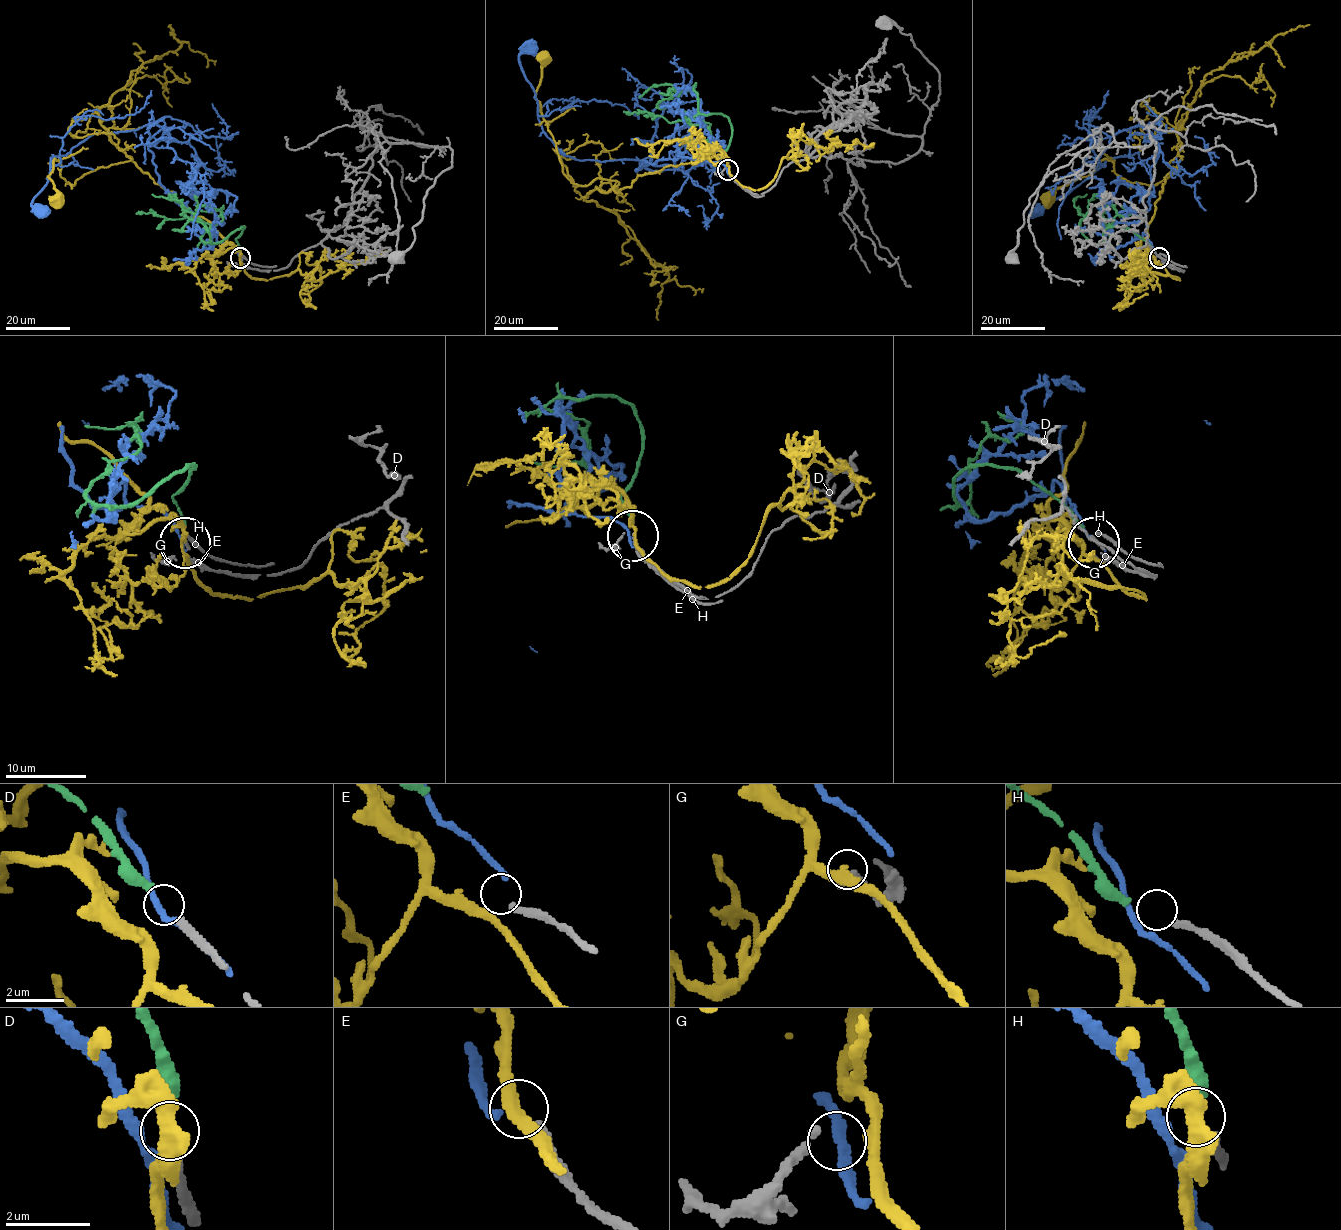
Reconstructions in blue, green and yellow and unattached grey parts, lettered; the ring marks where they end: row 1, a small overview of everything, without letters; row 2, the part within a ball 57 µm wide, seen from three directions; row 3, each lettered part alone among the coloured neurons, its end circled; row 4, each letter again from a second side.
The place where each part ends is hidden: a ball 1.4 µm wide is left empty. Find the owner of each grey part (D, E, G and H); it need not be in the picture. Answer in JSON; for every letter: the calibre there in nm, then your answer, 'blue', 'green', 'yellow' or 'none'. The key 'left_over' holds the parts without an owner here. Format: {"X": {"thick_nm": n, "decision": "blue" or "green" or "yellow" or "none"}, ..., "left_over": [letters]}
{"D": {"thick_nm": 220, "decision": "green"}, "E": {"thick_nm": 240, "decision": "blue"}, "G": {"thick_nm": 240, "decision": "yellow"}, "H": {"thick_nm": 240, "decision": "none"}, "left_over": ["H"]}

